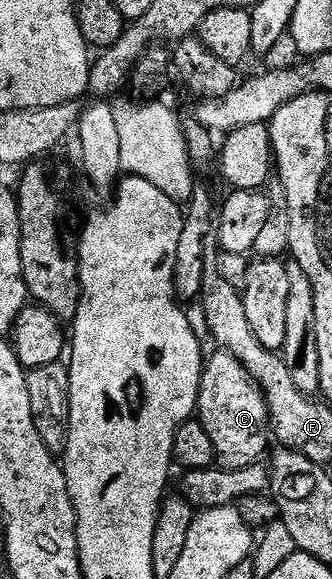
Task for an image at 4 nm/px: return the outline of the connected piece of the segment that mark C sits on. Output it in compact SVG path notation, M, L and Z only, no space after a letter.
M218 349L217 354L208 355L201 371L201 391L197 397L196 413L203 428L207 428L207 436L211 436L211 442L217 453L217 462L222 470L239 470L251 468L262 461L261 458L270 449L271 443L271 421L269 419L269 406L265 403L265 393L257 387L254 380L226 350Z

